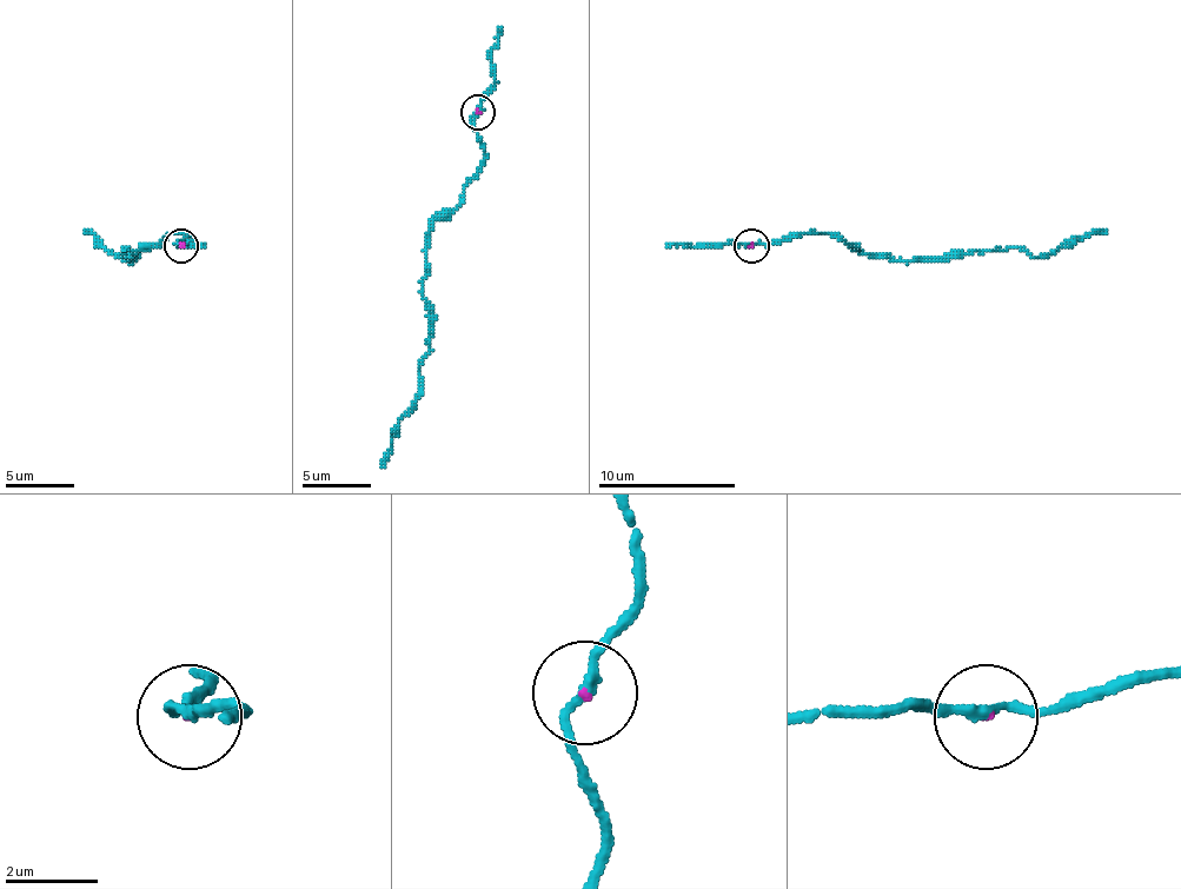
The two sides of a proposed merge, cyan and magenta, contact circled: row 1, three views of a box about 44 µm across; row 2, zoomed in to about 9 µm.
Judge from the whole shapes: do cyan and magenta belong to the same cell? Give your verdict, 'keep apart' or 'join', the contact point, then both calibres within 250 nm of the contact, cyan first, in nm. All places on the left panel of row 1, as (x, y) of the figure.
join; at (181, 246); 200 nm thick on the cyan side, 50 nm on the other

